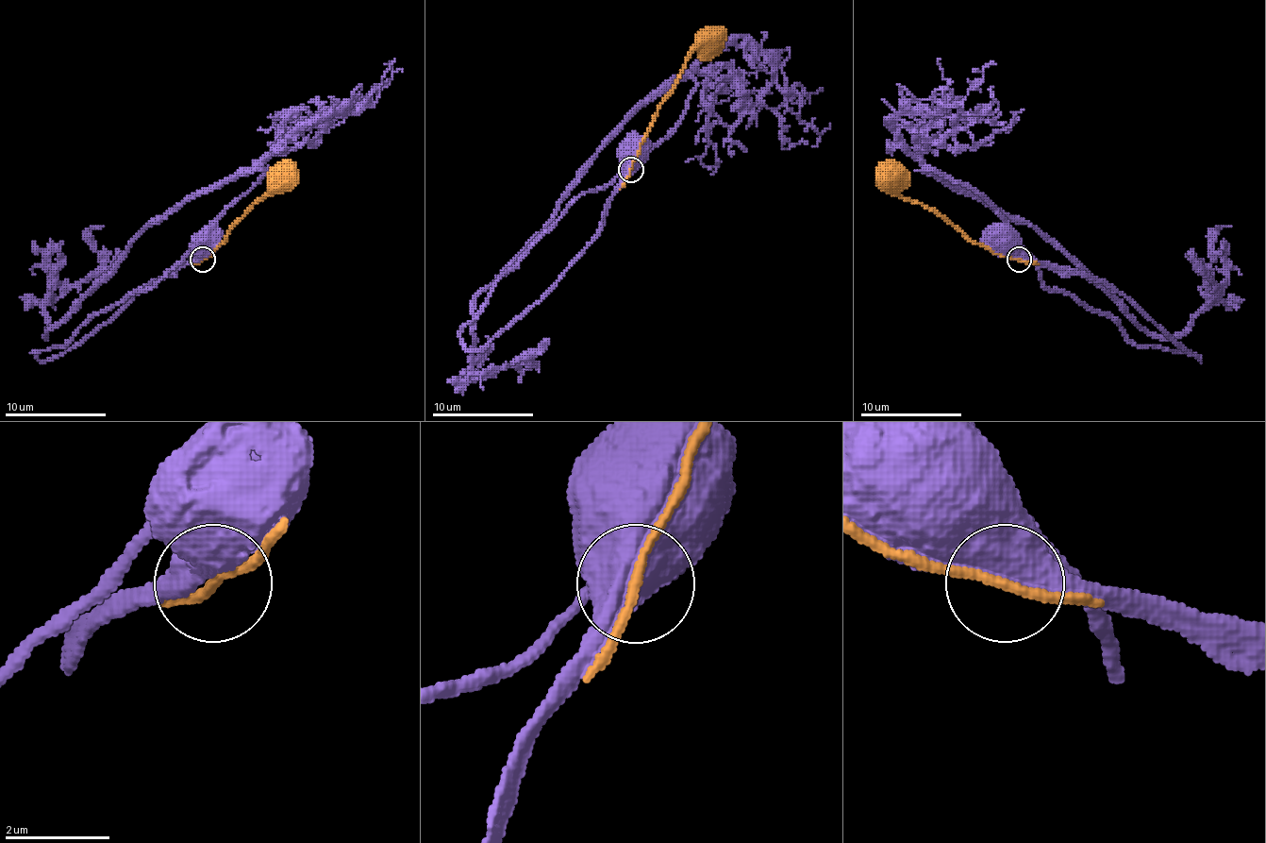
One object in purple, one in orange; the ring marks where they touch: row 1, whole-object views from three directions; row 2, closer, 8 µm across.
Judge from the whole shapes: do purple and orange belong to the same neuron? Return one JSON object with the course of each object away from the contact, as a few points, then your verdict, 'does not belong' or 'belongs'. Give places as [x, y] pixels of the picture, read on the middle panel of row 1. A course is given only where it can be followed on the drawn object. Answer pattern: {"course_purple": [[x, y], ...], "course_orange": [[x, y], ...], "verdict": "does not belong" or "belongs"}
{"course_purple": [[629, 169], [675, 126], [688, 77], [629, 118], [475, 298], [473, 357], [483, 369], [525, 359], [518, 381]], "course_orange": [[629, 169], [650, 124], [677, 83], [688, 58], [721, 29]], "verdict": "does not belong"}

